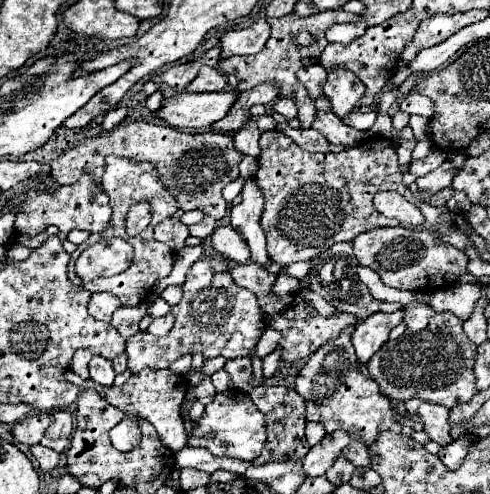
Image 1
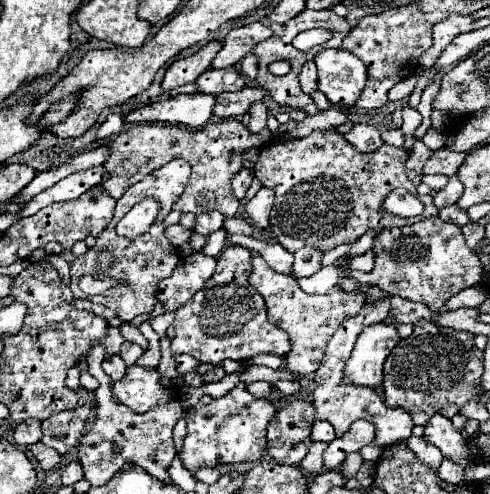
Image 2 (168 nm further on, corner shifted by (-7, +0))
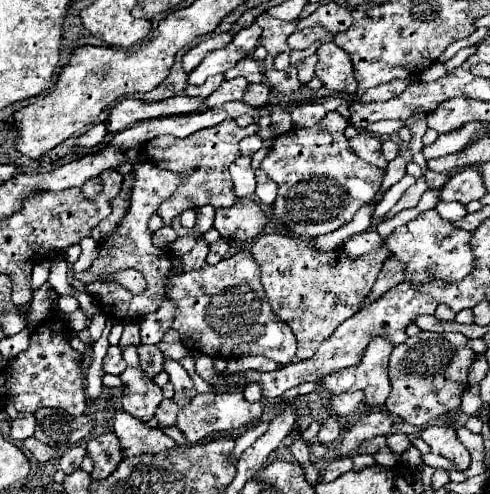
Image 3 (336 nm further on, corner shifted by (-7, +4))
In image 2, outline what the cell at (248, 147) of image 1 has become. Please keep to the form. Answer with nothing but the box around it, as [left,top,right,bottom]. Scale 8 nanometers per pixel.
[248,103,268,135]

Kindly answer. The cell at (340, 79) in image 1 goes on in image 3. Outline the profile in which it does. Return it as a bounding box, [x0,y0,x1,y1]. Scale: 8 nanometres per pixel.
[316,41,356,93]

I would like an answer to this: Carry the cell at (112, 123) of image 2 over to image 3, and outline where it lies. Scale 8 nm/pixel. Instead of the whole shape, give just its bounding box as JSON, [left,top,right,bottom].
[76,123,108,149]

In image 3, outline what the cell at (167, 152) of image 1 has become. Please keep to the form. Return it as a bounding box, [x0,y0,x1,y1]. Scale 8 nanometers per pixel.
[144,119,258,225]

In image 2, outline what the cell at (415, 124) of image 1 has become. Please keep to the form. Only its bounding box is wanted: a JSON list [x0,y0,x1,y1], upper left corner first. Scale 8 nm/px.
[422,127,446,151]

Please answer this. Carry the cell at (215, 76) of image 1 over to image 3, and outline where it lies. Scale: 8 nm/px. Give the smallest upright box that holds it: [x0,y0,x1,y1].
[226,57,264,83]

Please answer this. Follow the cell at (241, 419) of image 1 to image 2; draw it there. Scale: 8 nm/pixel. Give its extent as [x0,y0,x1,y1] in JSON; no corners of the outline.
[180,385,276,471]

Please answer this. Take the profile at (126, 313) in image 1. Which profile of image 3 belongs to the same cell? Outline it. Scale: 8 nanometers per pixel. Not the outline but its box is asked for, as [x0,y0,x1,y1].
[138,345,164,379]

